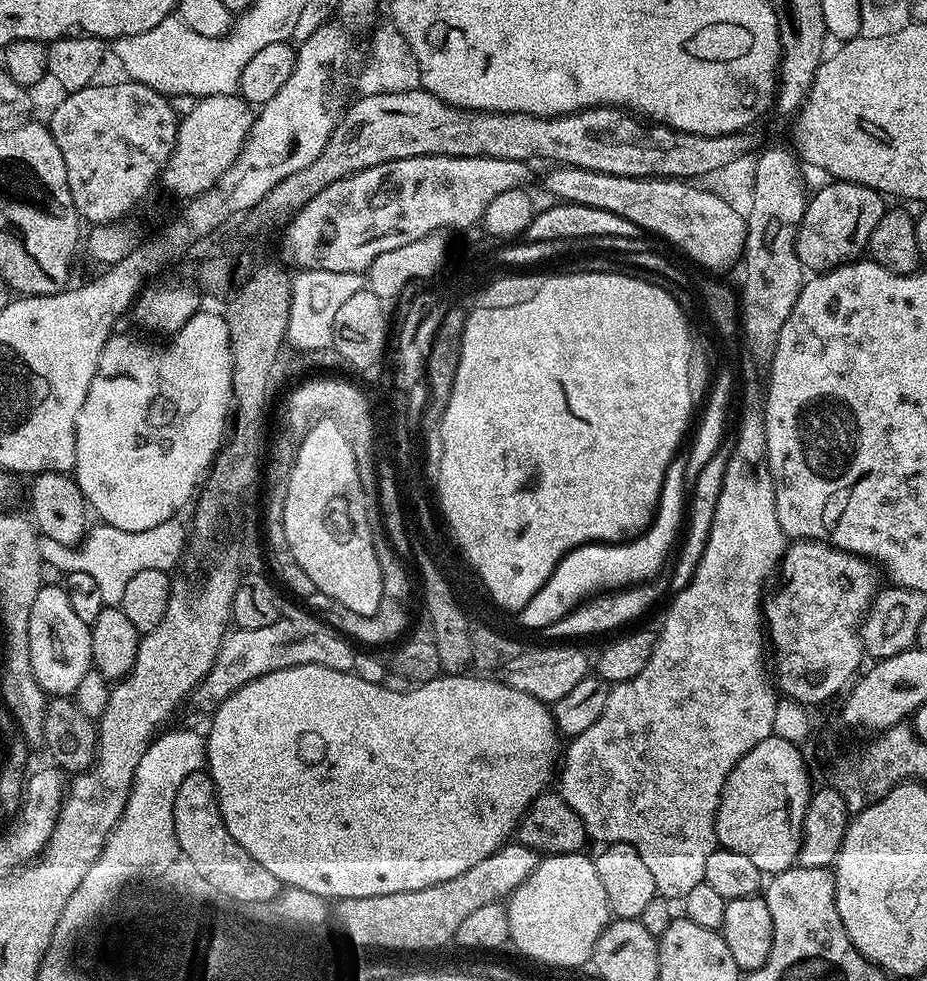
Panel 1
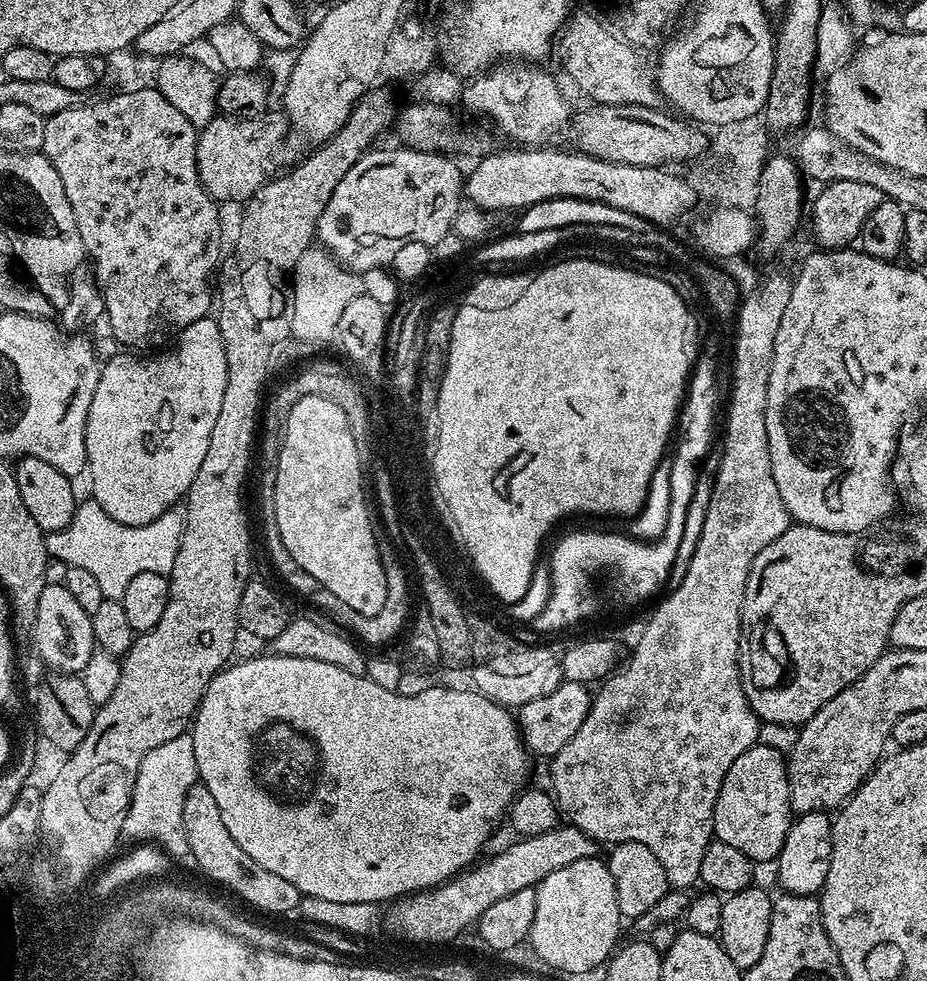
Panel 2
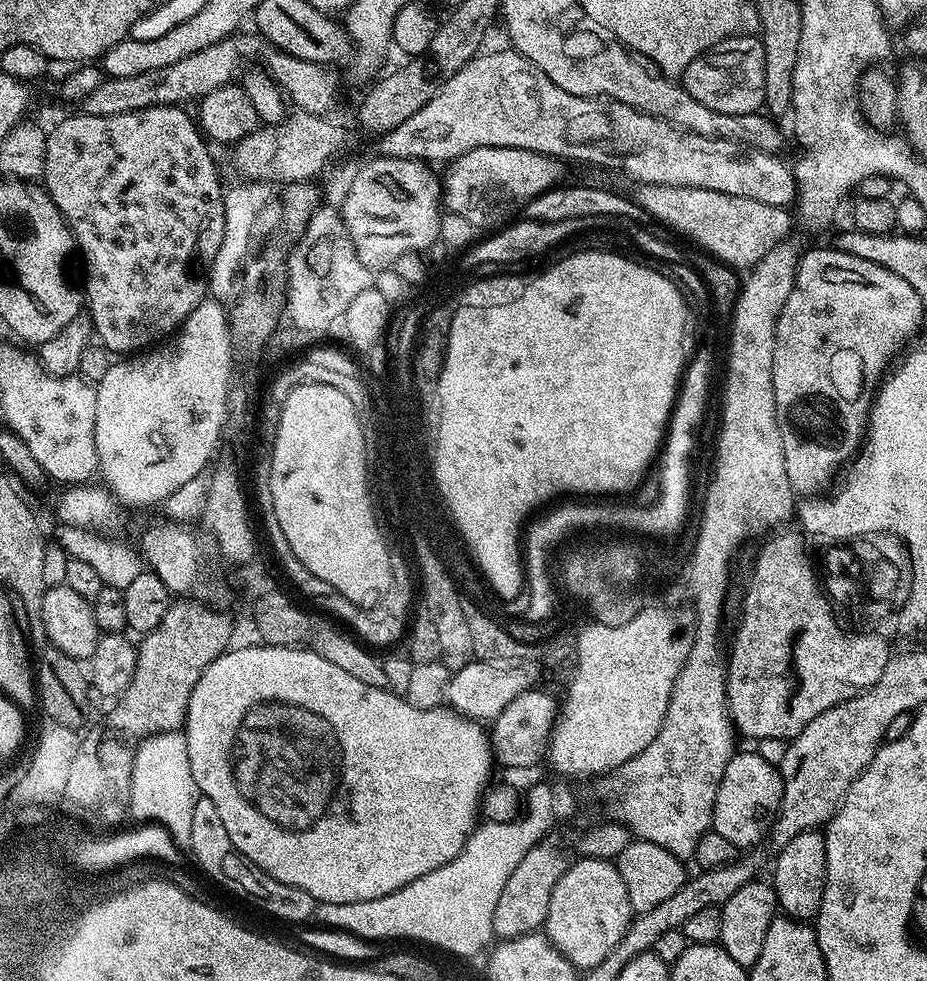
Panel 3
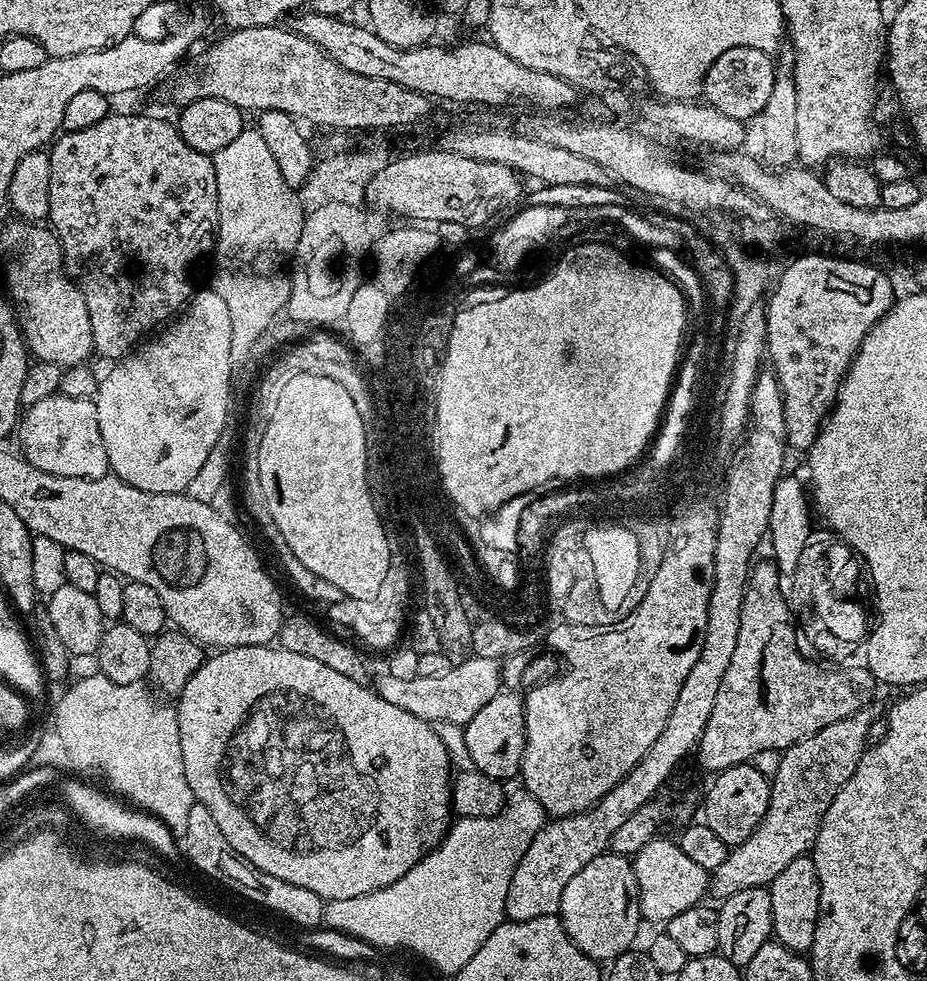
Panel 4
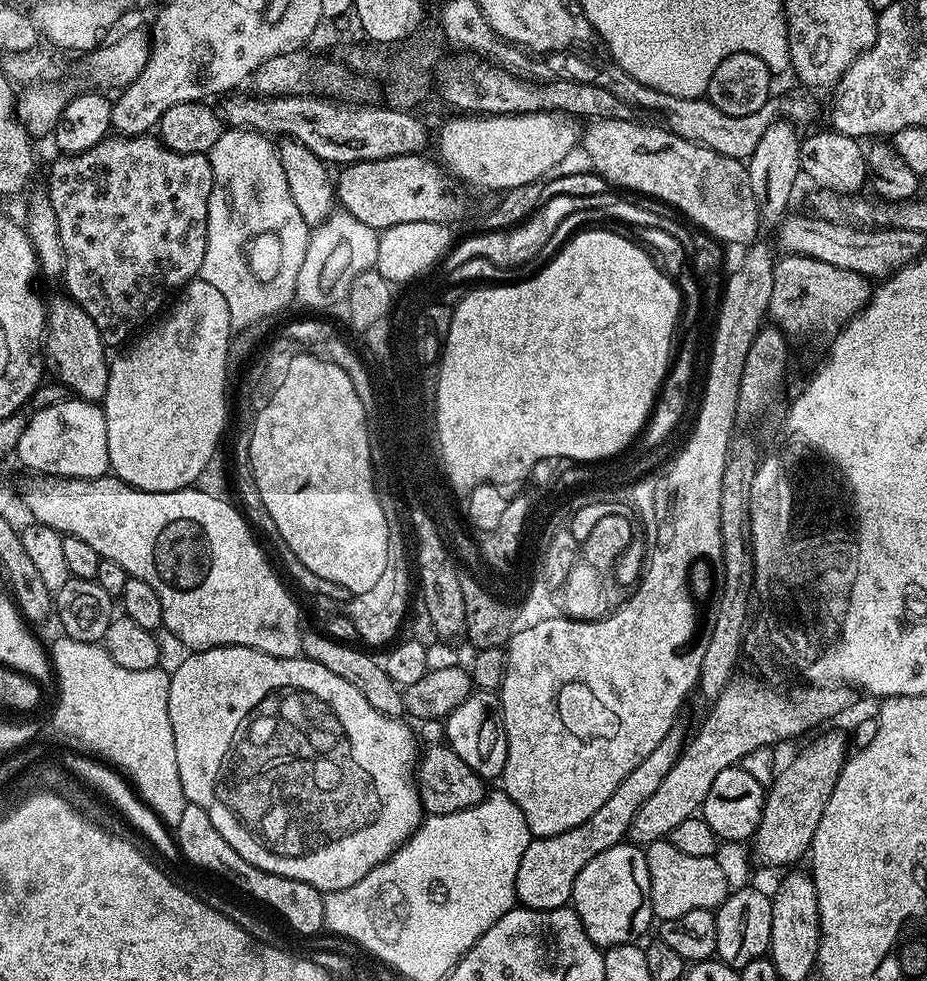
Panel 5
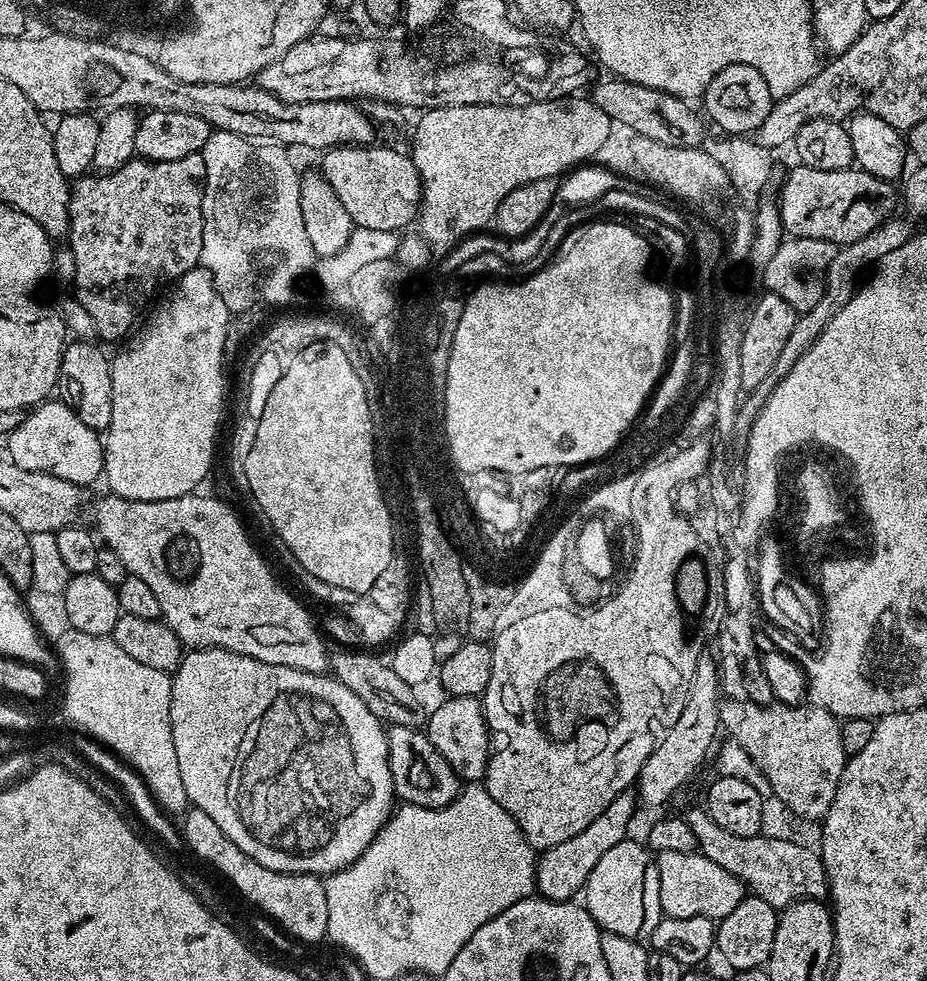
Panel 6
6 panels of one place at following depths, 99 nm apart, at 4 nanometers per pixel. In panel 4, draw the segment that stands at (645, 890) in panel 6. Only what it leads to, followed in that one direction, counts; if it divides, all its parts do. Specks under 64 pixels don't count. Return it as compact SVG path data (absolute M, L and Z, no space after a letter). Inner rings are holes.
M601 854L586 862L580 870L569 878L562 890L558 915L565 934L575 942L578 950L582 950L592 960L611 962L621 952L629 951L636 940L632 931L636 928L636 920L640 916L636 879L632 874L629 857L615 854Z

